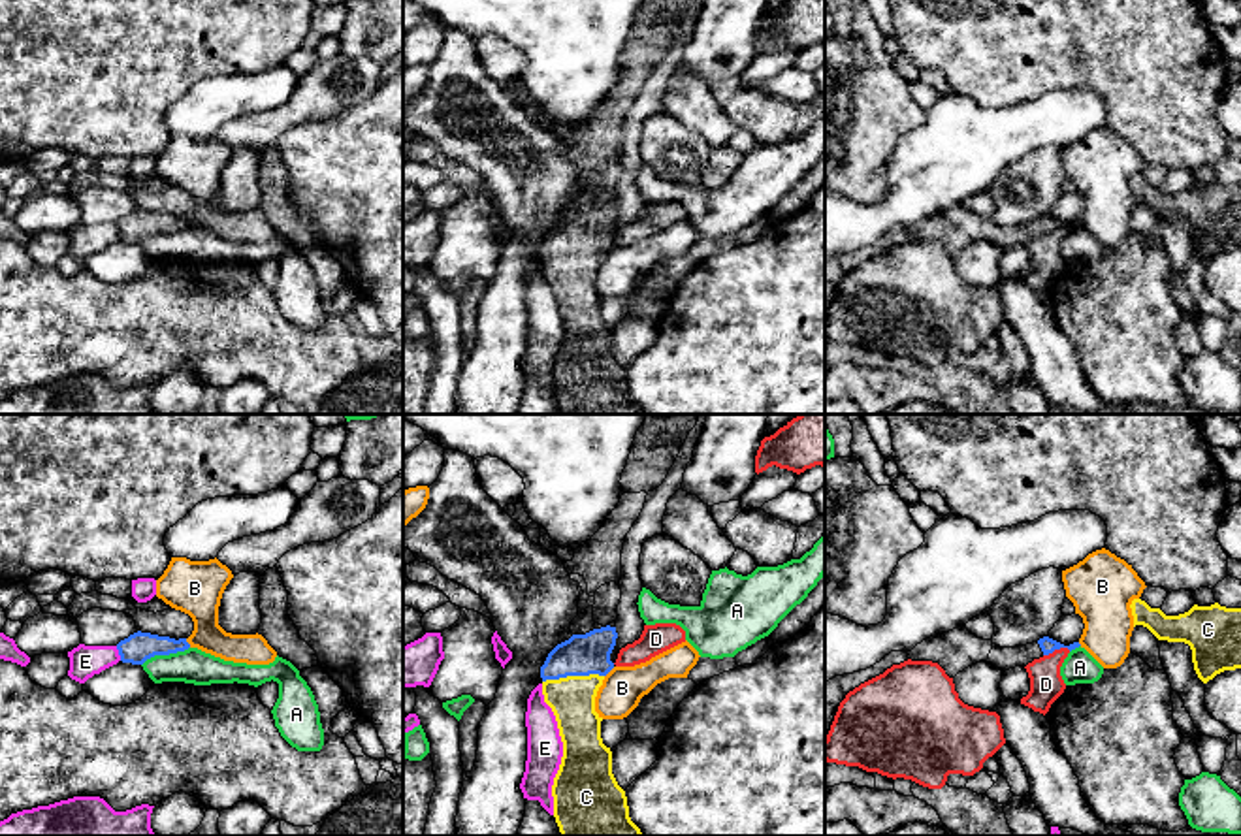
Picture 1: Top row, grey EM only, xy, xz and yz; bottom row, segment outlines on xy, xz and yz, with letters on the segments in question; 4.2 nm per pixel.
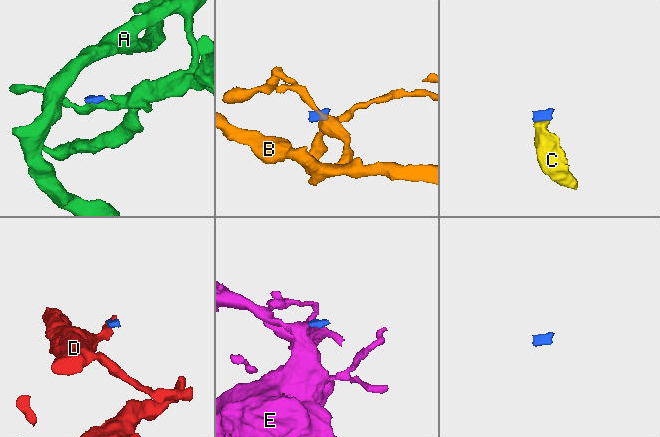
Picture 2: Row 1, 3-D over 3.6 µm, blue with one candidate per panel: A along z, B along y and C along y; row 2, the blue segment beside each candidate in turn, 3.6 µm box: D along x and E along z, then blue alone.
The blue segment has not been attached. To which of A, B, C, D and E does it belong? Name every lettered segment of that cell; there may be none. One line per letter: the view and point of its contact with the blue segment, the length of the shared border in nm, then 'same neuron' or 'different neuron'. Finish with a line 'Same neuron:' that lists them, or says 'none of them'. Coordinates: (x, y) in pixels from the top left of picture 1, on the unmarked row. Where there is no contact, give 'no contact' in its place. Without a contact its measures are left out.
A: xy (164, 232) | 220 nm | different neuron
B: xz (609, 249) | 60 nm | different neuron
C: xz (573, 253) | 260 nm | same neuron
D: yz (1057, 226) | 120 nm | different neuron
E: xy (119, 232) | 70 nm | different neuron
Same neuron: C

